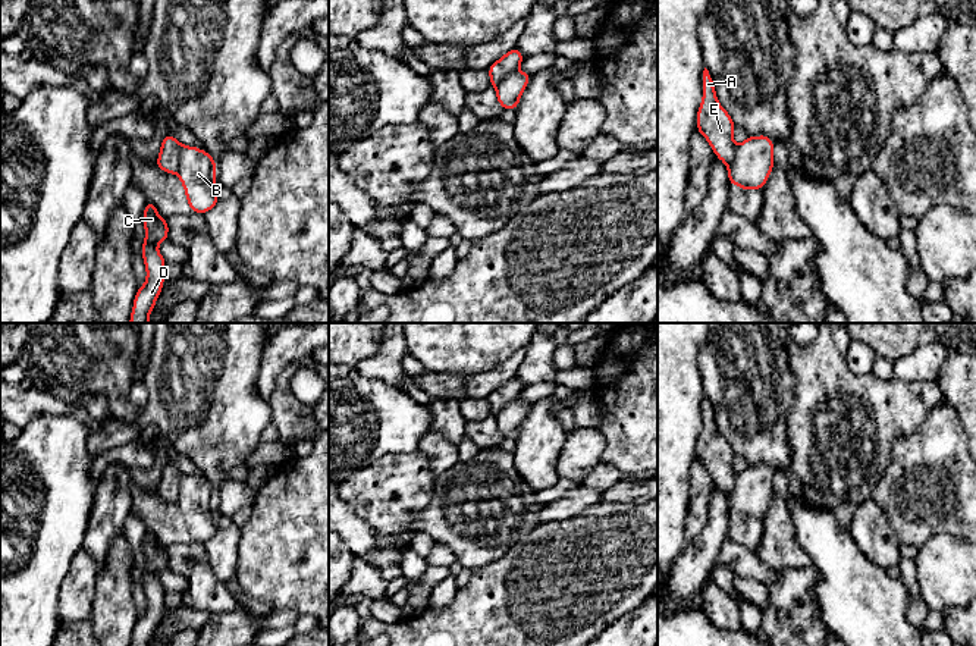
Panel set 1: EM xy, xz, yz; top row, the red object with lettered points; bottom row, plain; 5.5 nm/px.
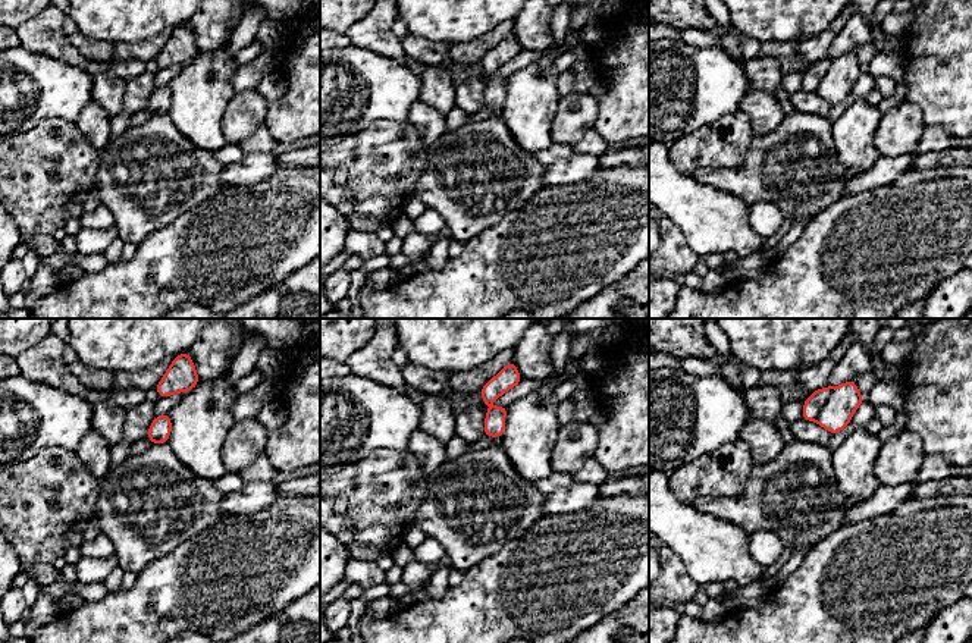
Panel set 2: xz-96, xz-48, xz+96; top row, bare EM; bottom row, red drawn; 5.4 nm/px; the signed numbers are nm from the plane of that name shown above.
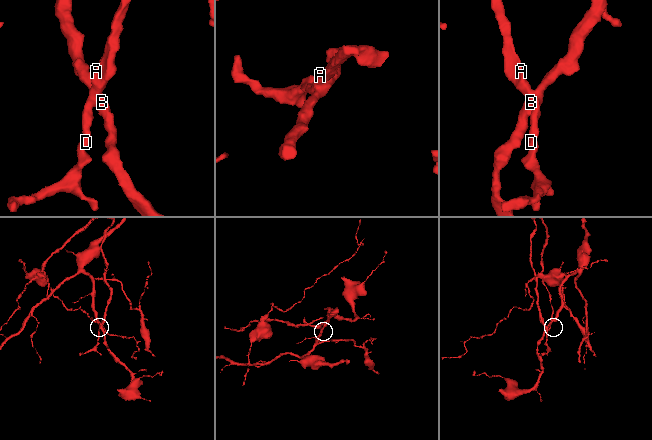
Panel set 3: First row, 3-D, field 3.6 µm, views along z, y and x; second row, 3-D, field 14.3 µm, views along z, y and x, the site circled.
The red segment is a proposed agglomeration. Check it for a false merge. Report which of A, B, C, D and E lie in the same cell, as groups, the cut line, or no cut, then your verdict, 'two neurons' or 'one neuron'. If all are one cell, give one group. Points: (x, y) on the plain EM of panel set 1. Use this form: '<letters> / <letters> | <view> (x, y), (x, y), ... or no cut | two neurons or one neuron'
A C D E / B | xy (182, 474), (179, 496), (175, 501) | two neurons

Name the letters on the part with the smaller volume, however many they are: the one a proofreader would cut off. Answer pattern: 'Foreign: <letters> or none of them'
Foreign: A, C, D, E

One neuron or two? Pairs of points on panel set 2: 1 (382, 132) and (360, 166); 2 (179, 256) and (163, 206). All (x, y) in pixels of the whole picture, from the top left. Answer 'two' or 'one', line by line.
1: one
2: two

